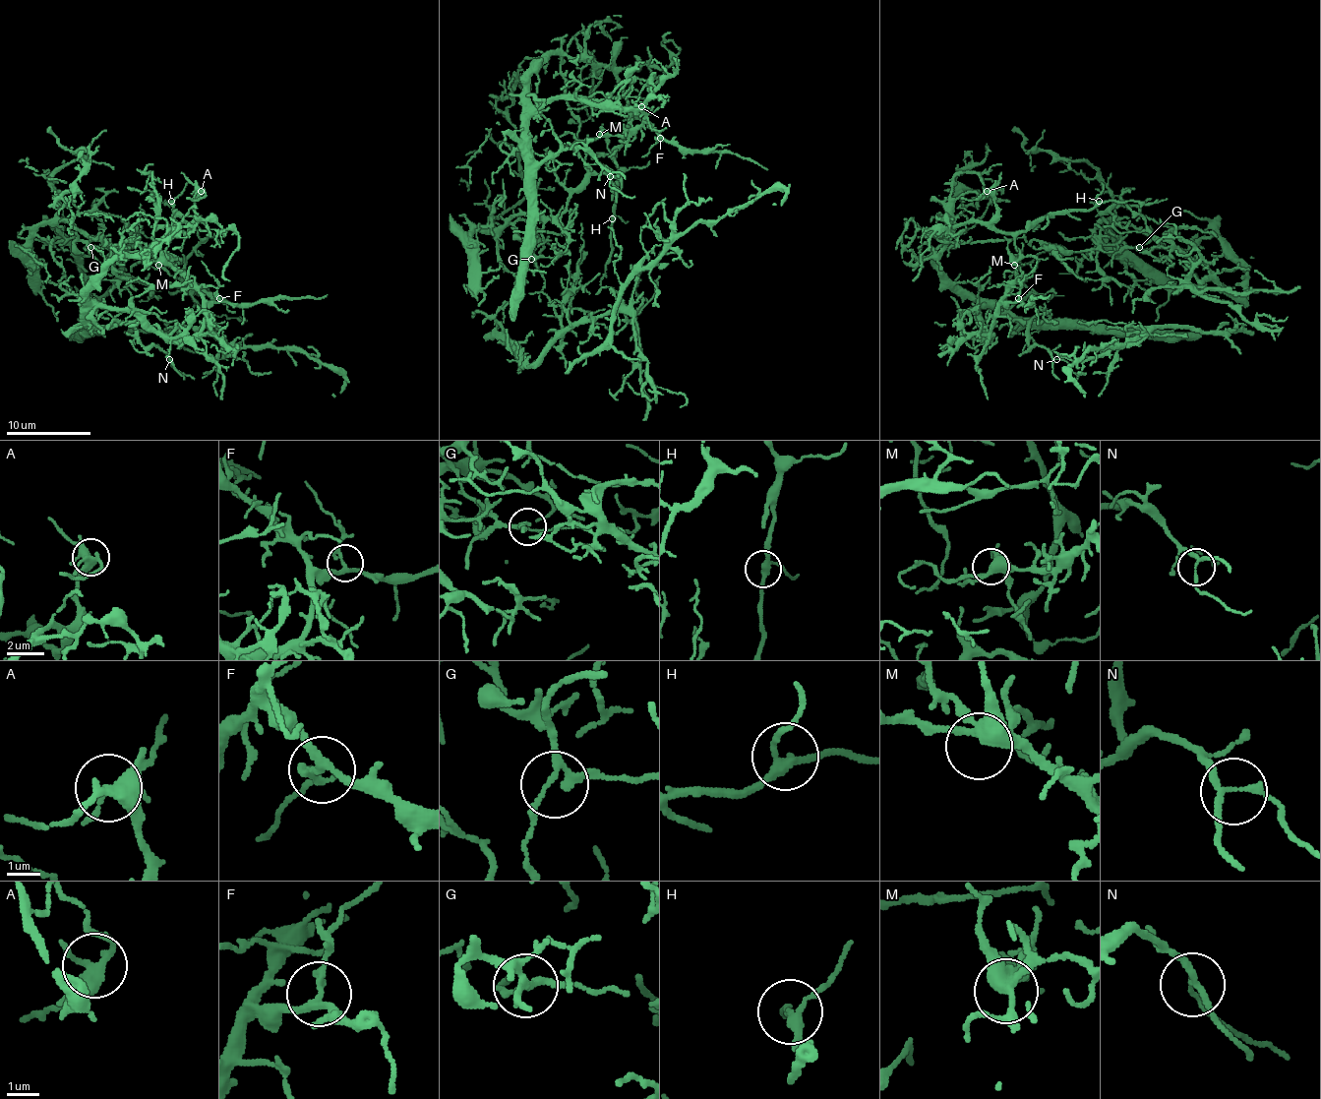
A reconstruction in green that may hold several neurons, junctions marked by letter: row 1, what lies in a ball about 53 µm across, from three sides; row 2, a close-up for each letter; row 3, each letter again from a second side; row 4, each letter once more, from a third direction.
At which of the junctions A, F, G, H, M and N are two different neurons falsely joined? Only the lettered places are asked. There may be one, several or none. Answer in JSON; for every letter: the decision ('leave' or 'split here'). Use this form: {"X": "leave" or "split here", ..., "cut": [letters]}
{"A": "leave", "F": "leave", "G": "leave", "H": "leave", "M": "leave", "N": "leave", "cut": []}

